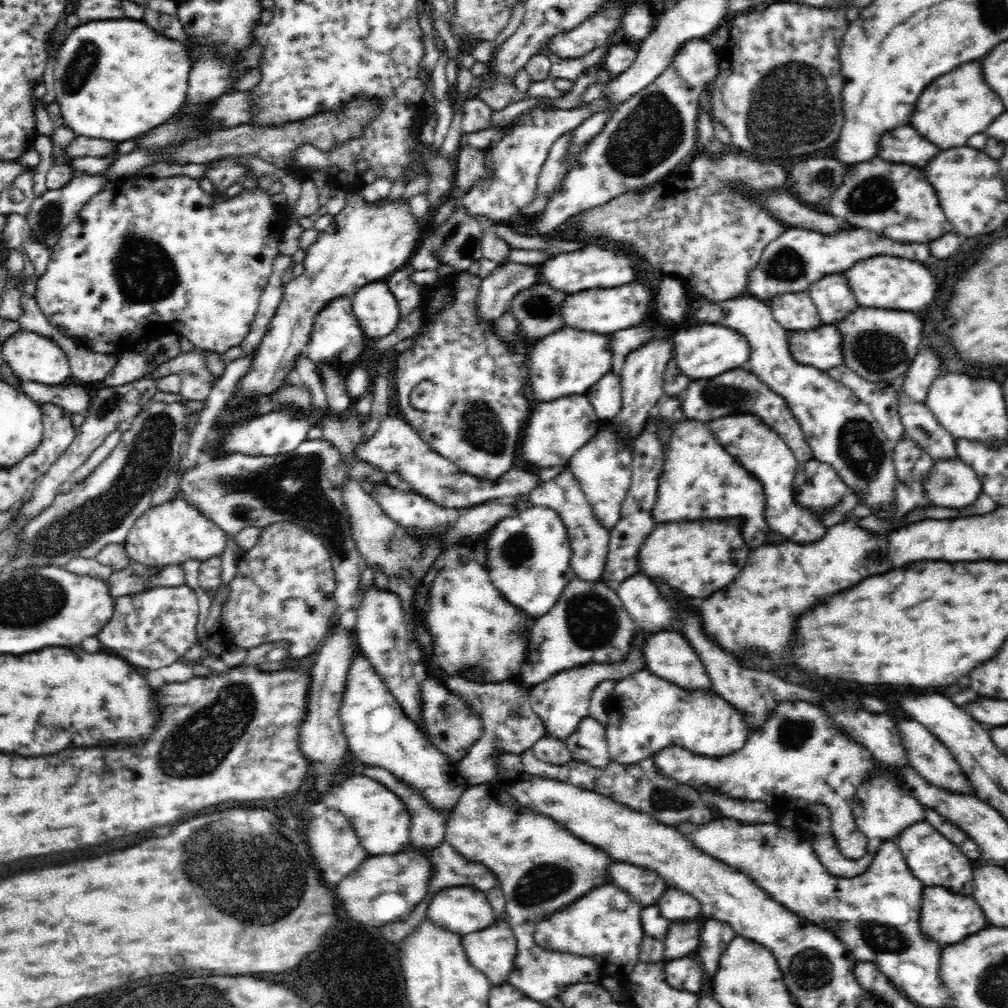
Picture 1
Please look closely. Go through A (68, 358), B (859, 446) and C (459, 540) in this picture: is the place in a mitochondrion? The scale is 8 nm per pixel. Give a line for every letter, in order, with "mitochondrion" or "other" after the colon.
A: other
B: mitochondrion
C: other

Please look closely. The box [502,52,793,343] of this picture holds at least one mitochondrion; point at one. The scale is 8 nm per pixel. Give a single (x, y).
(653, 130)

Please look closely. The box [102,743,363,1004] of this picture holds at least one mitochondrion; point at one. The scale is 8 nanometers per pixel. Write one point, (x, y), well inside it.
(239, 891)

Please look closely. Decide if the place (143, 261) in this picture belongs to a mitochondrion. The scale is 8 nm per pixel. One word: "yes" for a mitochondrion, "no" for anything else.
yes

